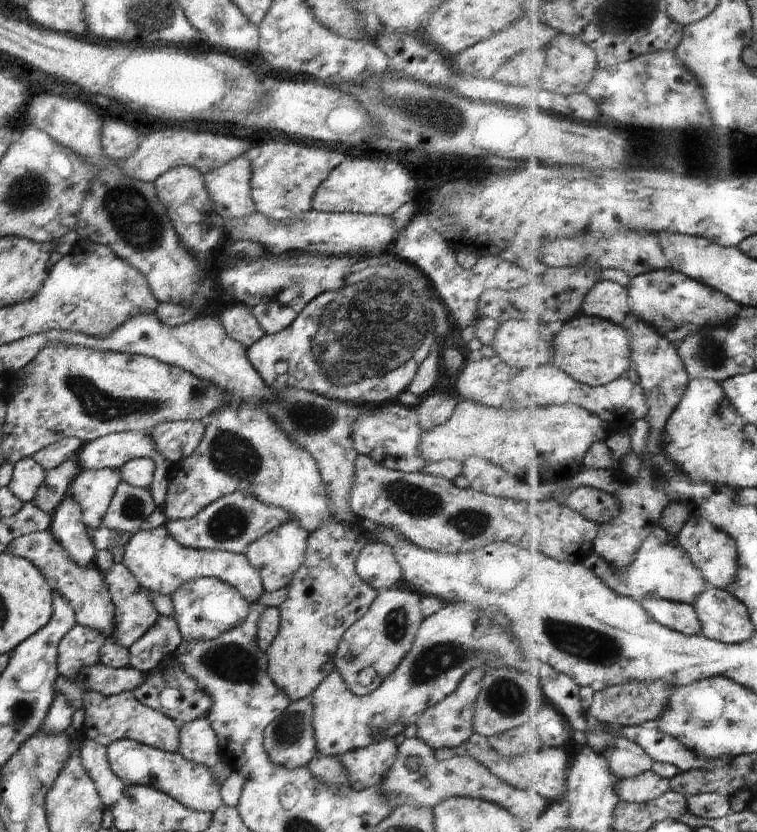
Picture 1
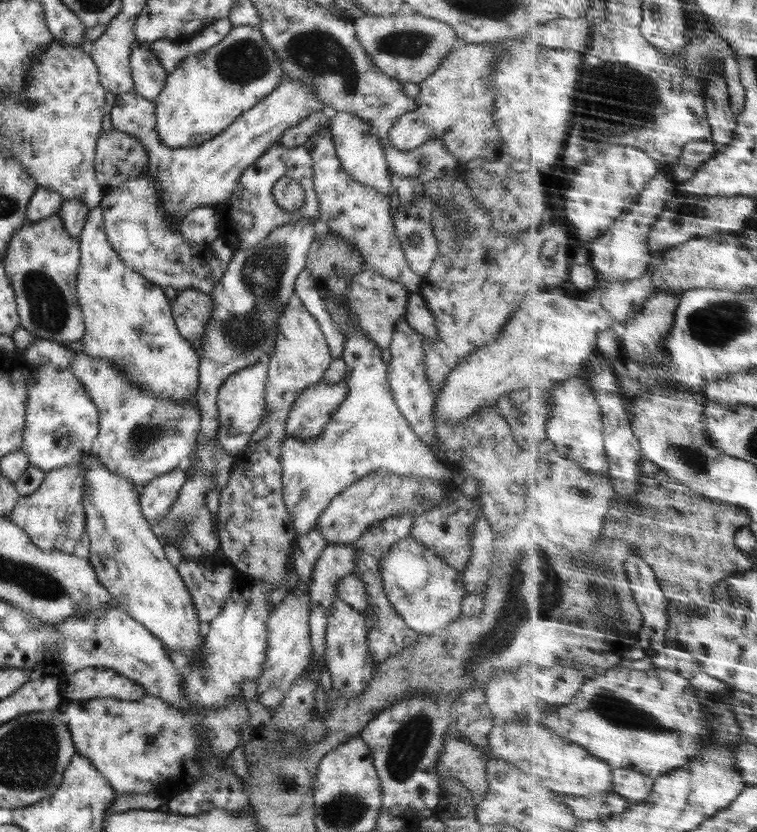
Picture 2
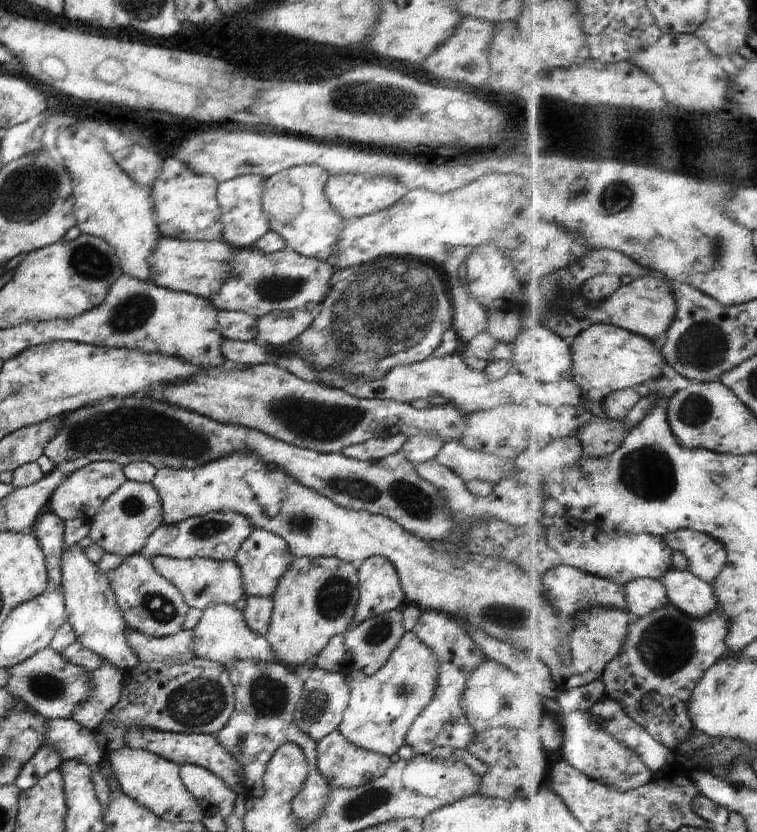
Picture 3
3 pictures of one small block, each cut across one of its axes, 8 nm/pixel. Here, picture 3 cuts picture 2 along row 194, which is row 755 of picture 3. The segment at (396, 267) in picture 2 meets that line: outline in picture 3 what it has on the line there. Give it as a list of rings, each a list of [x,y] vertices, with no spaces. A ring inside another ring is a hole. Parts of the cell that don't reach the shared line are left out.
[[[335,730],[316,742],[316,767],[329,788],[350,789],[380,777],[389,766],[386,756],[355,747]]]

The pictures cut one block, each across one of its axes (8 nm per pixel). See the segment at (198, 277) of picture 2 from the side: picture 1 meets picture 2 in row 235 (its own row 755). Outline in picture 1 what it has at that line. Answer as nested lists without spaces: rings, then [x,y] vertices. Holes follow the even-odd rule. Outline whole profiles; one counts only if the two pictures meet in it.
[[[119,739],[106,746],[106,760],[111,772],[125,784],[149,786],[188,809],[212,813],[222,805],[219,784],[213,774],[205,766],[185,760],[177,752],[159,750],[131,739]]]

